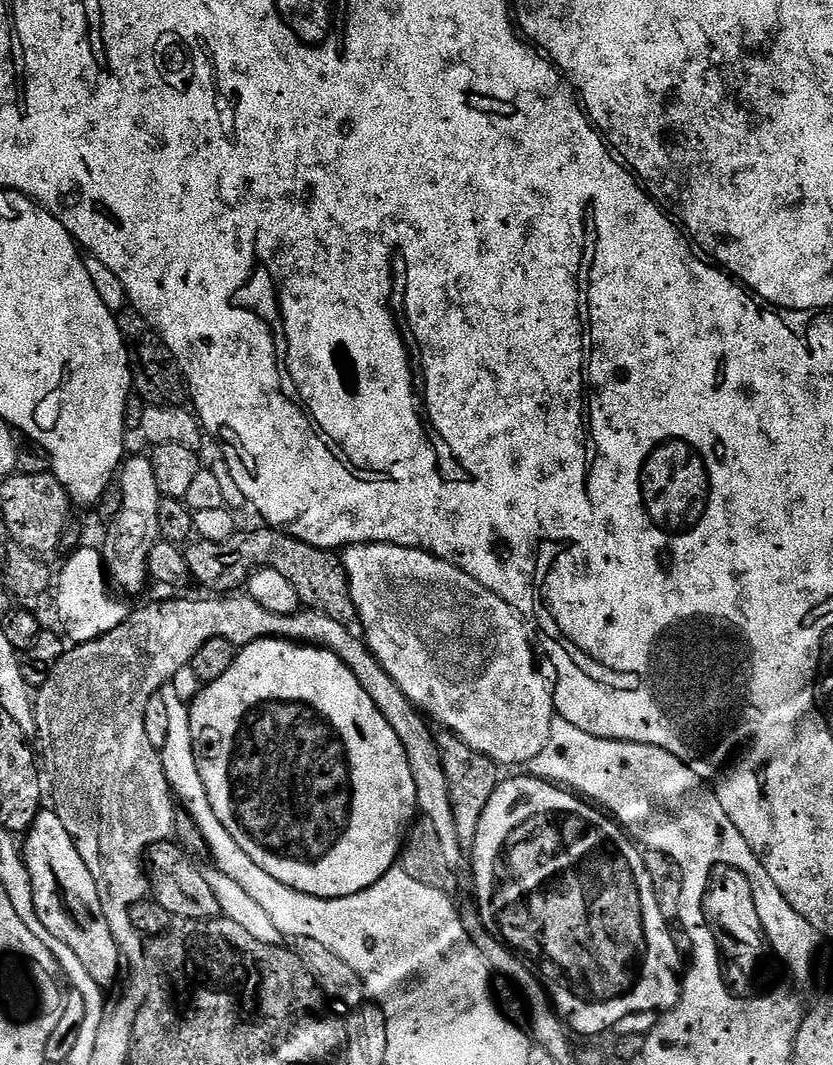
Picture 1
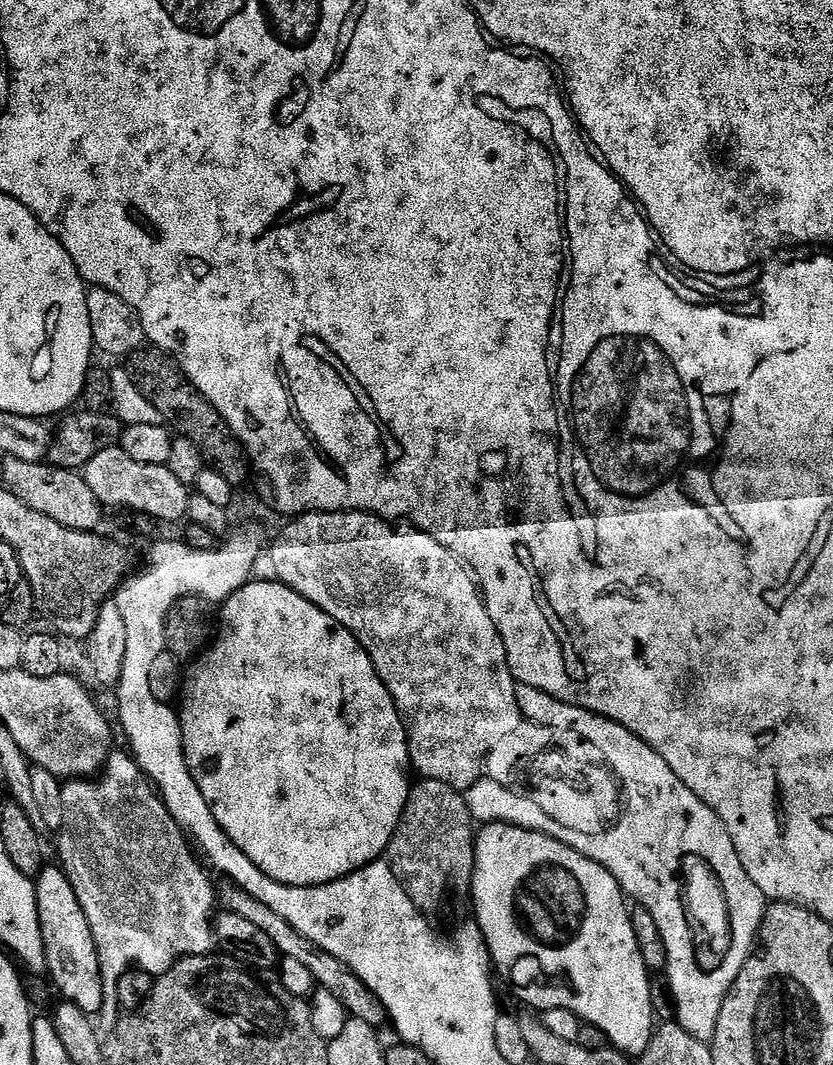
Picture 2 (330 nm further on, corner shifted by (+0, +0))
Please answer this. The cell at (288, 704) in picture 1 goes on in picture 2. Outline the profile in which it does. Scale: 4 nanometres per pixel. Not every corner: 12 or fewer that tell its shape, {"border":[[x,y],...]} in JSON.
{"border":[[219,605],[188,773],[278,883],[381,859],[408,735],[350,630]]}

